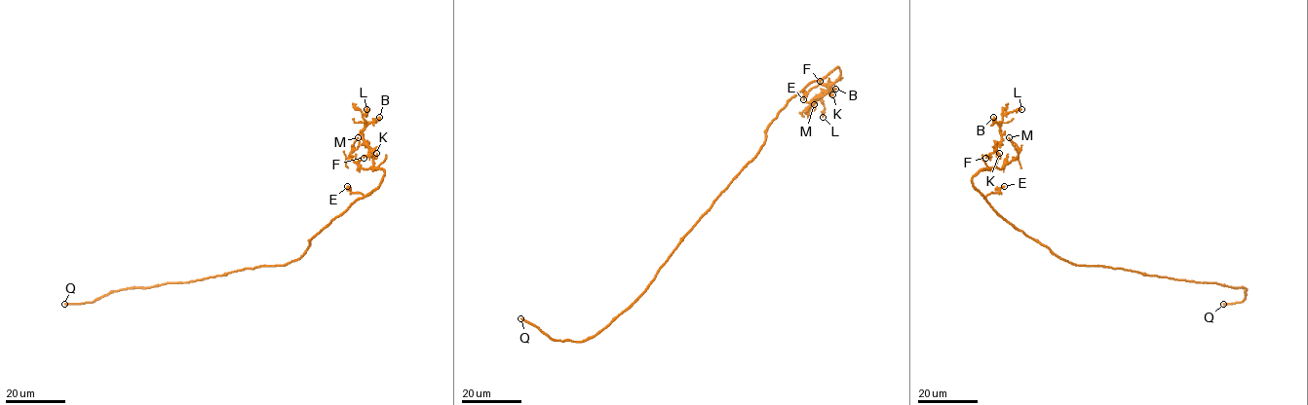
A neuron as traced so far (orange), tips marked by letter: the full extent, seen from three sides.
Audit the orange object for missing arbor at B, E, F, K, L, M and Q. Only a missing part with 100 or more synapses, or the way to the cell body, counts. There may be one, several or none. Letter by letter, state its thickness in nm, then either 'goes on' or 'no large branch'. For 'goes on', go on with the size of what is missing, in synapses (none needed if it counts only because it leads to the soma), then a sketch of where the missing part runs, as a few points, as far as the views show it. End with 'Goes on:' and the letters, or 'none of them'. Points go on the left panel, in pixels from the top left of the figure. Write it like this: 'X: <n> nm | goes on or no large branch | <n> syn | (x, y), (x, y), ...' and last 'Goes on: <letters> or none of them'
B: 150 nm | no large branch
E: 110 nm | no large branch
F: 130 nm | no large branch
K: 150 nm | no large branch
L: 380 nm | no large branch
M: 130 nm | no large branch
Q: 340 nm | goes on | 200 syn
Goes on: Q

